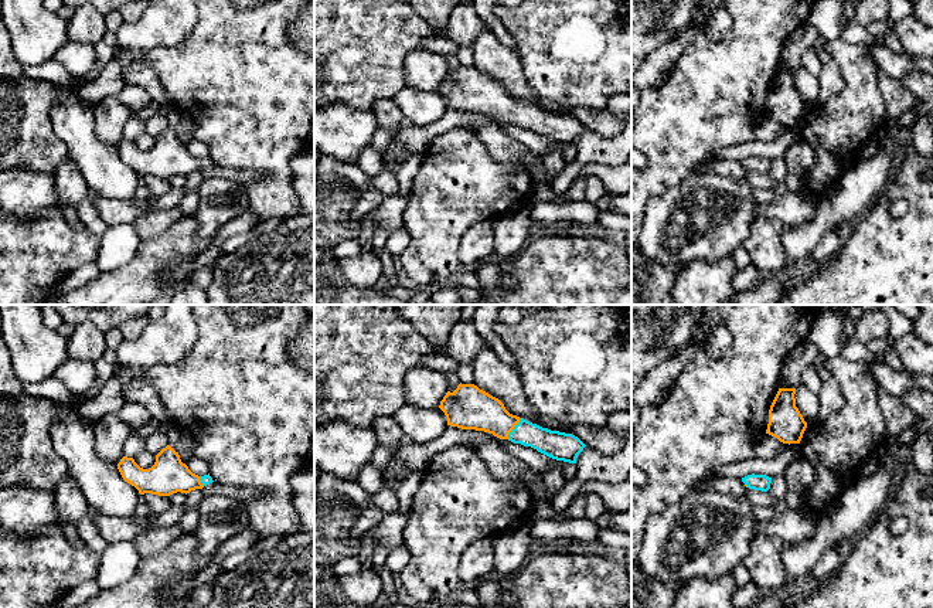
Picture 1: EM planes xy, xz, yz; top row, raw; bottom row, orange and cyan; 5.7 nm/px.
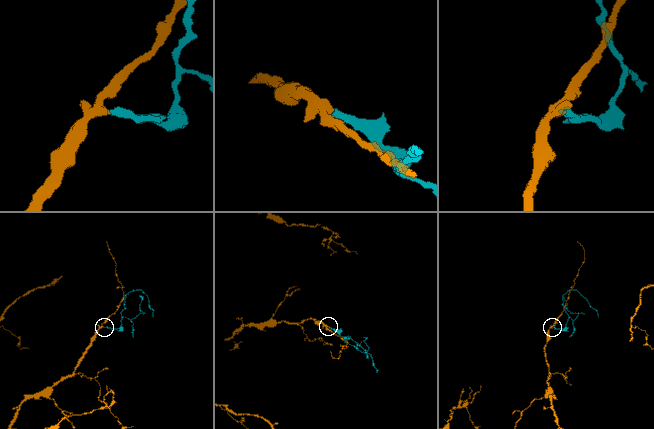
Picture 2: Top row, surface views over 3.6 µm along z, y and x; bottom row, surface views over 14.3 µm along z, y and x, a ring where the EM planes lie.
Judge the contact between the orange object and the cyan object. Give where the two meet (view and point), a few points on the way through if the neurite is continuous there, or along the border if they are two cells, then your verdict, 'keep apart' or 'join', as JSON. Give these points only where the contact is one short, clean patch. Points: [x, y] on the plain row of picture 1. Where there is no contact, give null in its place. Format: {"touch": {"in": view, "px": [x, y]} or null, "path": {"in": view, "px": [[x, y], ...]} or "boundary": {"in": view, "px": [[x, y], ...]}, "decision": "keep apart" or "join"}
{"touch": {"in": "xz", "px": [513, 111]}, "path": {"in": "xz", "px": [[474, 91], [513, 111], [554, 126]]}, "decision": "join"}

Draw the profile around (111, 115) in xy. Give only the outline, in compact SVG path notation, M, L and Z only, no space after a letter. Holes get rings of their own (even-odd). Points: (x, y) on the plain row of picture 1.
M110 95L98 102L93 115L98 137L108 146L118 147L123 140L123 126L132 116L132 109L116 95Z

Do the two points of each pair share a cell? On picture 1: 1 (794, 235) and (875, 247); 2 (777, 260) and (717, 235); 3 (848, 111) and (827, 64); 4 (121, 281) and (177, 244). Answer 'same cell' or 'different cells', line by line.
1: different cells
2: different cells
3: different cells
4: same cell

